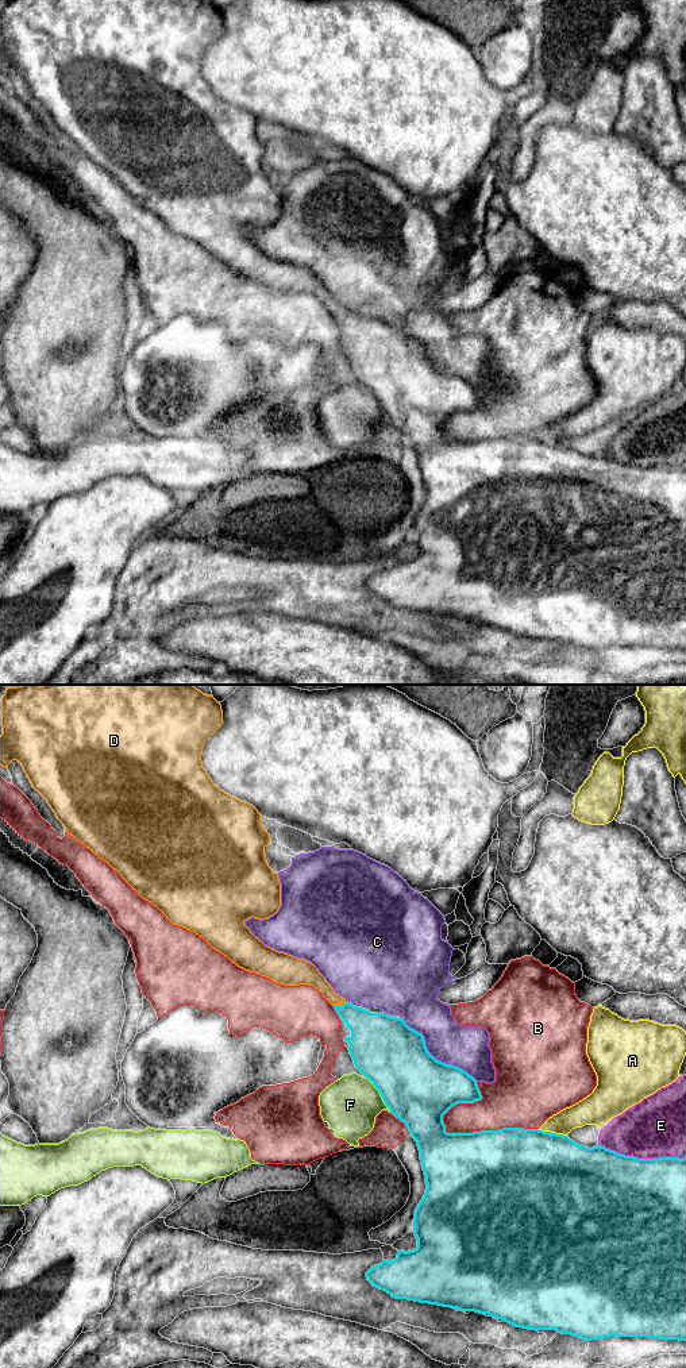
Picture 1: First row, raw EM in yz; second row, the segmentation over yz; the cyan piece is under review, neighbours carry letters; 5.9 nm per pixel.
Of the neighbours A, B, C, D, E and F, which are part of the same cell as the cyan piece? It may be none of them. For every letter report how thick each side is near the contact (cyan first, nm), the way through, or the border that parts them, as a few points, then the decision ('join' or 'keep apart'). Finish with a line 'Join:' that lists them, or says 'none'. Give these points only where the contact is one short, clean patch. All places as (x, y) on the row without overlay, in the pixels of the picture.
A: 500/160 nm | keep apart
B: 500/320 nm | keep apart
C: 420/260 nm | keep apart
D: 240/120 nm | join
E: 500/360 nm | keep apart
F: 420/340 nm | keep apart
Join: D

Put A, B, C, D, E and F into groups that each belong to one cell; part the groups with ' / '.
A / B / C / D / E / F

